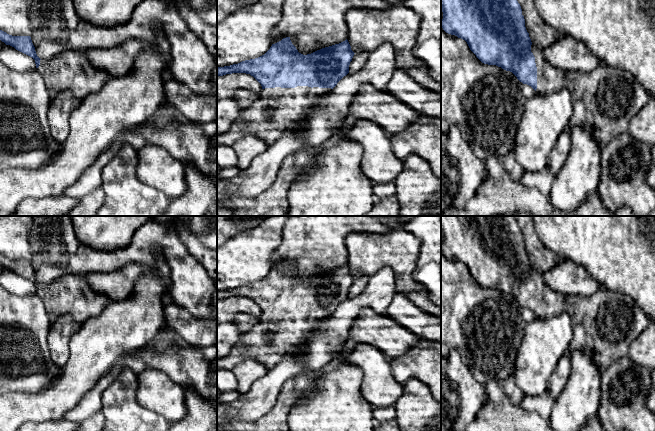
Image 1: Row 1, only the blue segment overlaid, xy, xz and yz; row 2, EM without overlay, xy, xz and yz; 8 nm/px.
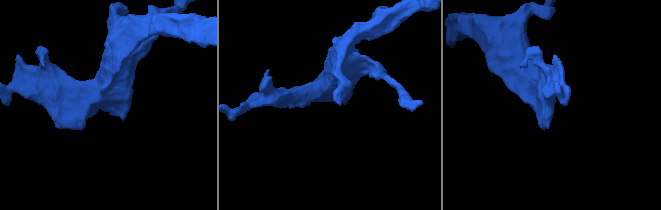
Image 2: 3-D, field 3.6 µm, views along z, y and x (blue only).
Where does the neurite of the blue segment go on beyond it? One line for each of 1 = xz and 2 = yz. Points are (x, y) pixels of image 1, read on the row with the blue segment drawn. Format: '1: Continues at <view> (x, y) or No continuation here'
1: Continues at xz (278, 109)
2: Continues at yz (606, 99)

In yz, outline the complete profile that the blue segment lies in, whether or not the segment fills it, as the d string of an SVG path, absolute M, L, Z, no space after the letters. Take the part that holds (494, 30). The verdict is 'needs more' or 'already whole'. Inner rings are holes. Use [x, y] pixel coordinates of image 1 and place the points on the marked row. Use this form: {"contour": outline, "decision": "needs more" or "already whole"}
{"contour": "M441 0L441 11L443 30L465 40L482 63L512 72L539 95L567 89L573 96L575 107L575 115L570 119L568 128L592 128L594 138L601 146L628 131L631 119L650 98L636 78L622 69L600 64L592 72L584 73L552 66L544 59L542 50L532 44L517 0Z", "decision": "needs more"}

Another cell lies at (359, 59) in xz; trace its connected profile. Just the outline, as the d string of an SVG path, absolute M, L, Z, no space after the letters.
M365 52L355 53L349 65L349 73L354 74L358 72L366 64L368 57L369 53Z

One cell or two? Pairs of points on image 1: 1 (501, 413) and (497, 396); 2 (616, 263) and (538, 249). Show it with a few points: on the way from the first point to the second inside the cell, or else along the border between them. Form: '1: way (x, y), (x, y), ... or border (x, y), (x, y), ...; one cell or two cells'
1: way (499, 409), (497, 400); one cell
2: border (537, 234), (541, 243), (560, 259); two cells

